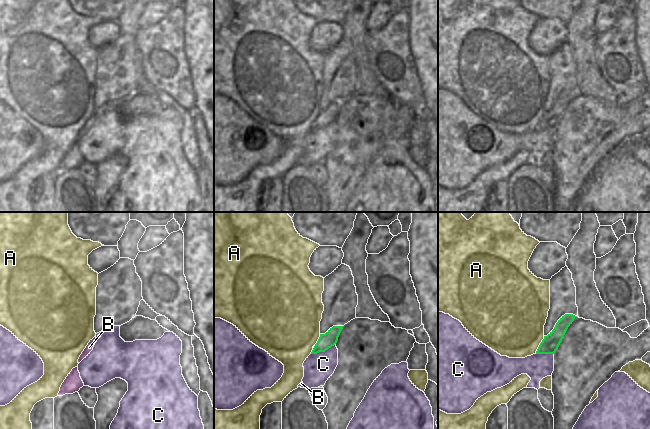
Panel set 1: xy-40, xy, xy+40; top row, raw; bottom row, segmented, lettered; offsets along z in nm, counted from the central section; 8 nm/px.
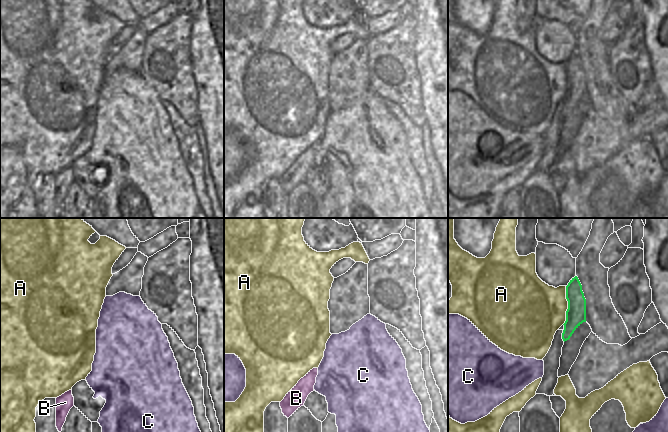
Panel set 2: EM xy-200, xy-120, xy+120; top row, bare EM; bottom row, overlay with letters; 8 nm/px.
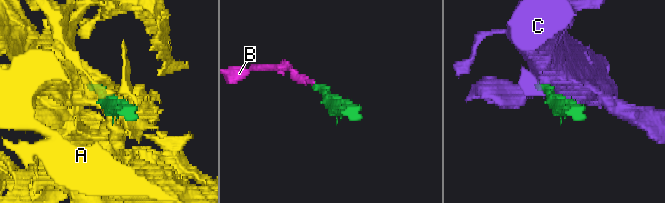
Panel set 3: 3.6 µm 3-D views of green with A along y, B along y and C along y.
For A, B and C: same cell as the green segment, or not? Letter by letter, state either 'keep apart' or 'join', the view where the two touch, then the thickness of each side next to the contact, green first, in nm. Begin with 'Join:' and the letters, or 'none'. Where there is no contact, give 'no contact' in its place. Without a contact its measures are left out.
Join: B
A: keep apart; contact in xy+40; calibres 140 and 480 nm
B: join; contact in xy; calibres 120 and 20 nm
C: keep apart; contact in xy; calibres 120 and 220 nm

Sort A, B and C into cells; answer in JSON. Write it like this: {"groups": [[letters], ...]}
{"groups": [["A"], ["B"], ["C"]]}

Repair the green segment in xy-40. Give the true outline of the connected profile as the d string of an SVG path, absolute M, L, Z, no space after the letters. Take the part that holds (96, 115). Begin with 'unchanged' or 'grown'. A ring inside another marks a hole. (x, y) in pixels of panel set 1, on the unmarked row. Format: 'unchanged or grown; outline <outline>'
grown; outline M95 112L92 116L90 116L90 118L88 119L86 124L84 125L84 127L80 131L80 133L78 135L78 139L80 139L84 134L86 134L90 130L90 128L93 126L93 123L94 123L96 118L97 118L97 115Z

